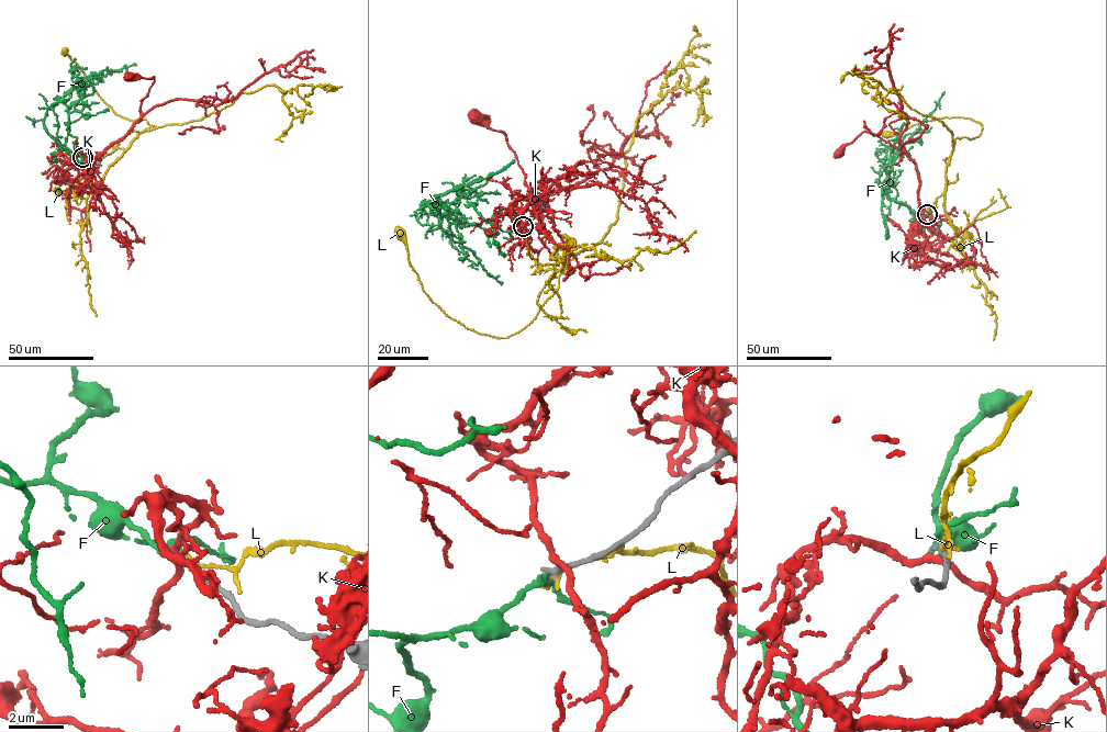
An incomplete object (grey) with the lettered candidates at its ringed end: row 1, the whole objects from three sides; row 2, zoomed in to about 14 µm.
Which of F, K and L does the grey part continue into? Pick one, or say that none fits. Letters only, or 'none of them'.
F

